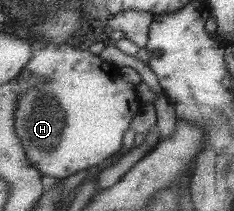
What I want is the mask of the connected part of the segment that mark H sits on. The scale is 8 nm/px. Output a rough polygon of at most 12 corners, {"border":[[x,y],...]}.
{"border":[[33,42],[17,128],[55,179],[128,147],[133,82],[87,50]]}

